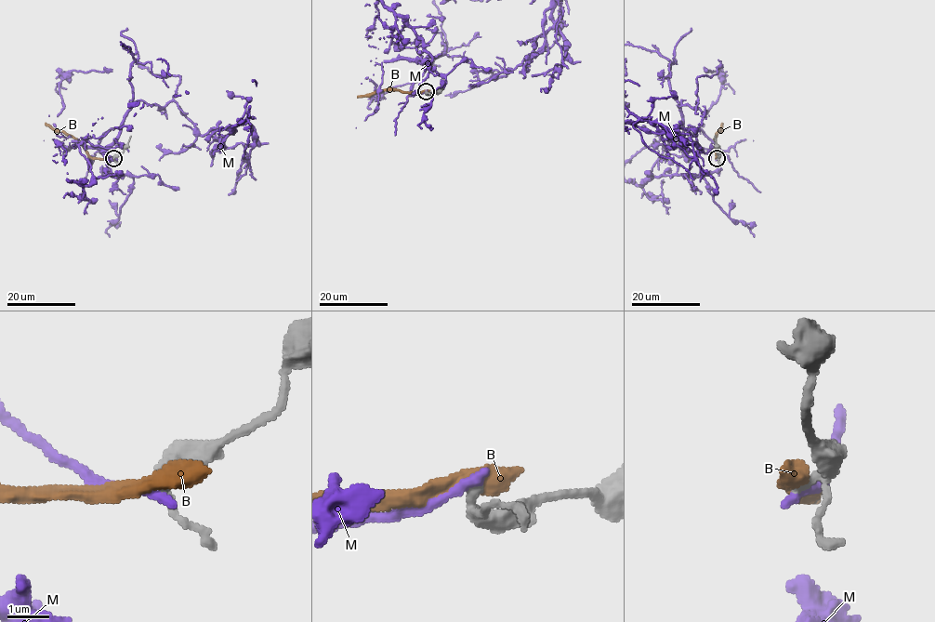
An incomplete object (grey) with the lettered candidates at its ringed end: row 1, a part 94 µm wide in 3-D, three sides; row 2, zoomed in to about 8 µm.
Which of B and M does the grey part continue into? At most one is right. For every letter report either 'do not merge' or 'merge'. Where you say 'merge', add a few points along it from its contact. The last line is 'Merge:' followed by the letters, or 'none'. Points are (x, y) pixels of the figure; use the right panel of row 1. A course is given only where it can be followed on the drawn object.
B: do not merge
M: do not merge
Merge: none

